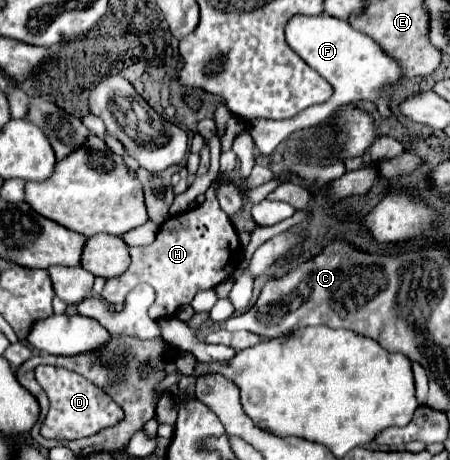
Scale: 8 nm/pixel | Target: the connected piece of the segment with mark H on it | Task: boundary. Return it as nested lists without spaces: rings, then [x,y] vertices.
[[[213,181],[205,191],[207,197],[201,205],[167,219],[157,229],[157,239],[153,245],[129,249],[129,269],[121,277],[107,279],[103,289],[103,299],[107,303],[123,303],[127,293],[137,283],[149,283],[155,289],[155,303],[149,307],[149,317],[165,319],[173,317],[183,305],[189,305],[197,291],[215,289],[221,281],[233,275],[235,267],[241,263],[241,253],[237,251],[237,231],[219,207],[217,187],[219,183]]]

